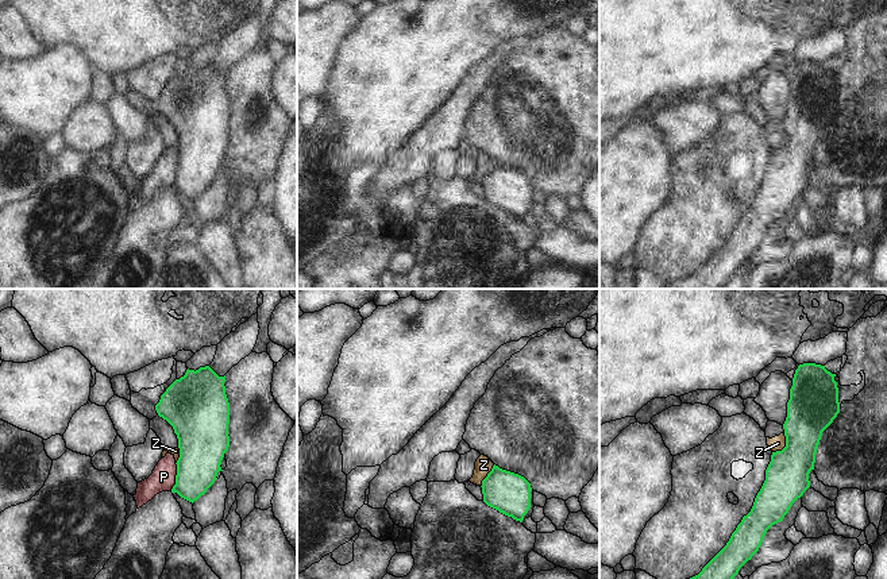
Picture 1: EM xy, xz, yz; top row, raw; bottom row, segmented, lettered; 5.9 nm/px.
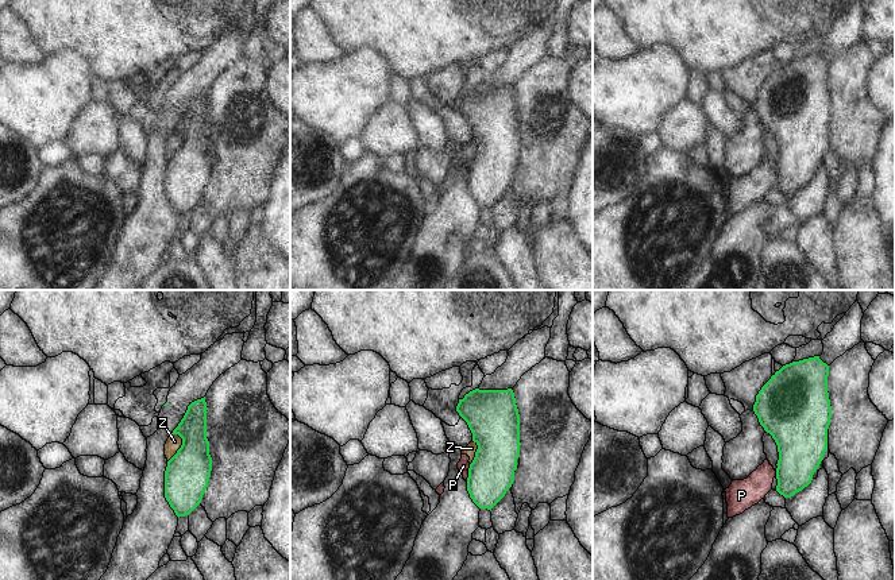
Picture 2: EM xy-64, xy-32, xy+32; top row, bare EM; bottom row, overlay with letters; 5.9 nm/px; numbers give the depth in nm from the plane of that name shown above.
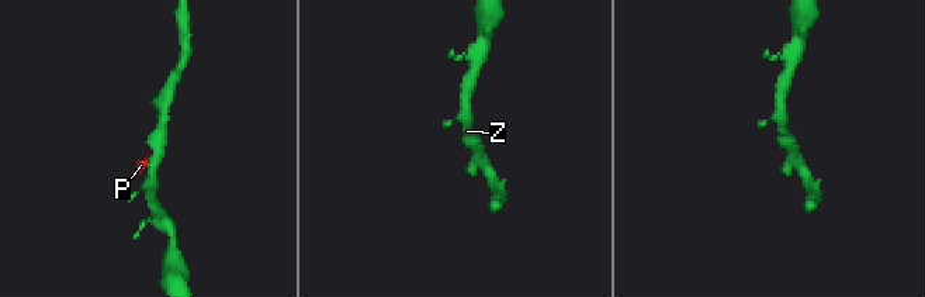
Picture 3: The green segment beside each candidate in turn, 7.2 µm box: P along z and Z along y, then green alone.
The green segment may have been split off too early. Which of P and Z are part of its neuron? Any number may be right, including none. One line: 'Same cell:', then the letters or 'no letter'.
Same cell: no letter

